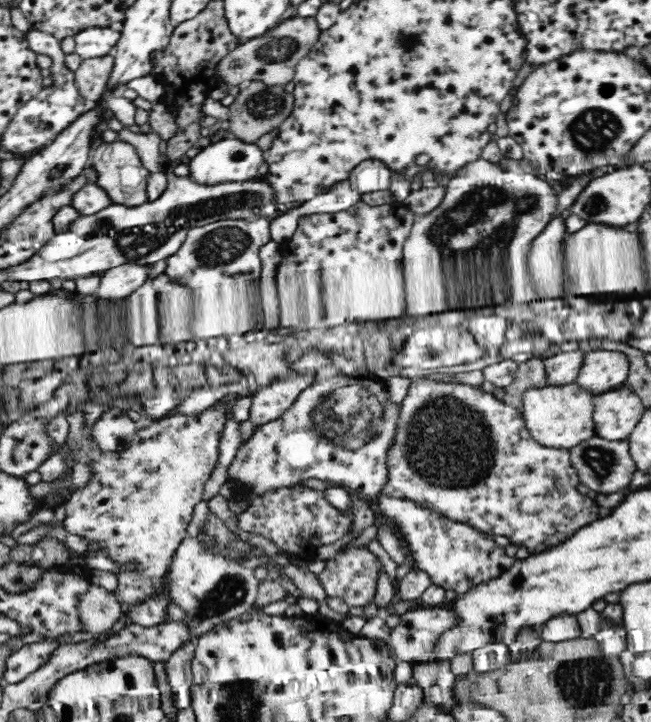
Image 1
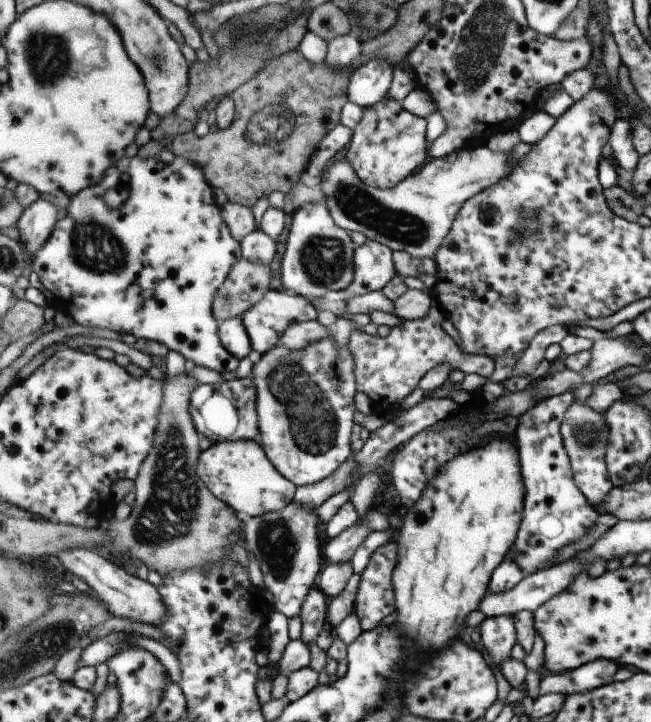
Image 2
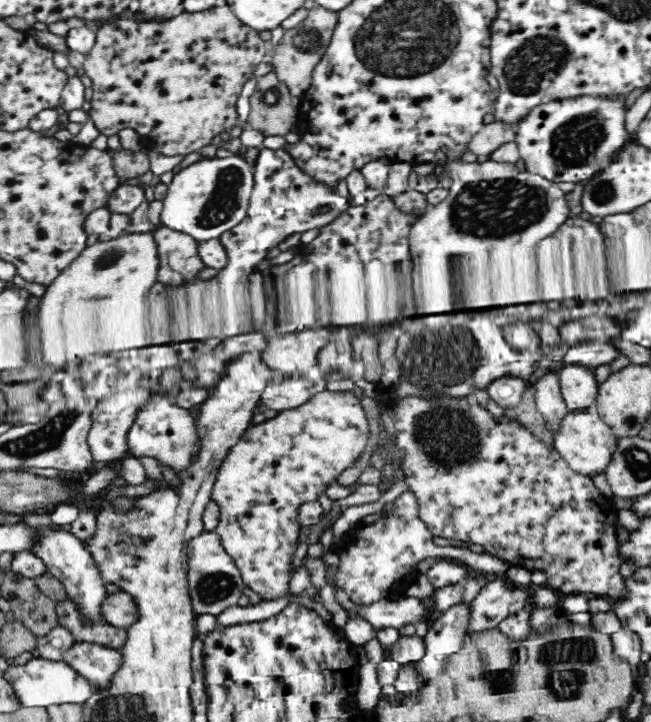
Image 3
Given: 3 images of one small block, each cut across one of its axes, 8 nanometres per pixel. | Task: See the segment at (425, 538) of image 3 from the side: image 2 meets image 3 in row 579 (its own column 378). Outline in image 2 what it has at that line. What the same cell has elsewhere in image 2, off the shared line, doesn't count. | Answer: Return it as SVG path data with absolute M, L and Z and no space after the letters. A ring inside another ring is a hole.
M434 300L433 308L425 320L404 320L401 326L391 329L389 336L369 335L354 329L347 344L355 356L358 392L365 393L372 405L392 406L390 411L395 412L398 405L417 386L419 387L425 375L439 364L449 364L465 374L475 373L491 378L497 368L493 357L465 354L460 346L455 345L455 340L441 328L441 322L445 319L447 319L445 312L439 306L439 302Z

